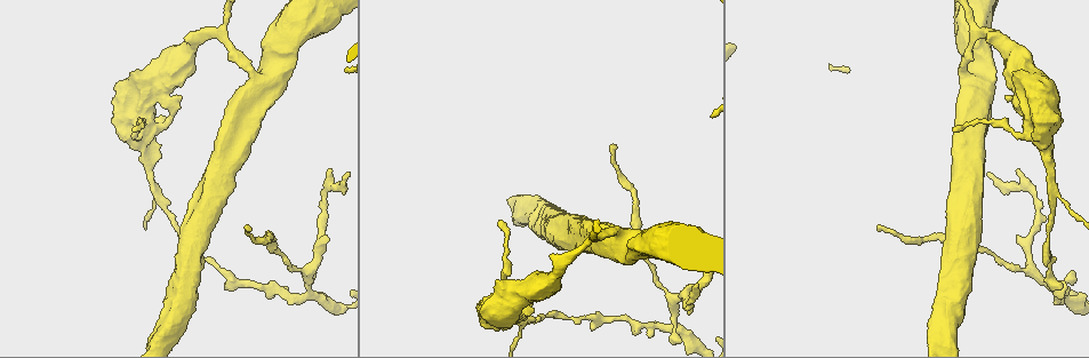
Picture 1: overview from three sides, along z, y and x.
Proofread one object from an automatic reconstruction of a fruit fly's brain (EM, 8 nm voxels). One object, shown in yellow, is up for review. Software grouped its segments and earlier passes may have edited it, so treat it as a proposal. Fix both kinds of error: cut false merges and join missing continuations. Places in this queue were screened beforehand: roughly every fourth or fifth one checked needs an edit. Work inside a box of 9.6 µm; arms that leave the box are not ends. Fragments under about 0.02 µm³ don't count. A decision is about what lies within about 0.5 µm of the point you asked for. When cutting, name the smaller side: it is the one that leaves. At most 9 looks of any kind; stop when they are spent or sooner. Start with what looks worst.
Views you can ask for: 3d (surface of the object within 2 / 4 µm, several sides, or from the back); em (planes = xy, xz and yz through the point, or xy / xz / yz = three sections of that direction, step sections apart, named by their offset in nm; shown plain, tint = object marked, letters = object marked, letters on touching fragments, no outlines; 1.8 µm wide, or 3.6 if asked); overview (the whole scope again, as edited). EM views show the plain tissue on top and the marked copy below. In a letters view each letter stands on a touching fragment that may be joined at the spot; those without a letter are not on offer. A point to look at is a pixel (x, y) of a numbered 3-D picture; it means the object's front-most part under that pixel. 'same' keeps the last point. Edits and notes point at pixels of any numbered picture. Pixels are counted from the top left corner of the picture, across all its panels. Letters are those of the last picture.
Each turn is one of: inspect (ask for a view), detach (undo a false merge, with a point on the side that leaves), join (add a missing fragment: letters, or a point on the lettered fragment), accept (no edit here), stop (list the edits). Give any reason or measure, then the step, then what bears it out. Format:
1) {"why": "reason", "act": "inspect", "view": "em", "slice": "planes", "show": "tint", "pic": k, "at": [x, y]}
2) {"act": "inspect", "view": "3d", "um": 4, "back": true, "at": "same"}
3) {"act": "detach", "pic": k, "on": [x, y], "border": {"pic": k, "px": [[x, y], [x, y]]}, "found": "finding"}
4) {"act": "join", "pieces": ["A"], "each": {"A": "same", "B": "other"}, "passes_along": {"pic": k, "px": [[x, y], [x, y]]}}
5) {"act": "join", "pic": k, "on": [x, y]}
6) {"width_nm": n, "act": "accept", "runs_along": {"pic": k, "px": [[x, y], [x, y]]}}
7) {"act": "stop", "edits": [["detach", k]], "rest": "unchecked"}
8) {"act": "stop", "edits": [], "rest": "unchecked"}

{"why": "abrupt turn", "act": "inspect", "view": "em", "slice": "planes", "show": "letters", "pic": 1, "at": [306, 292]}

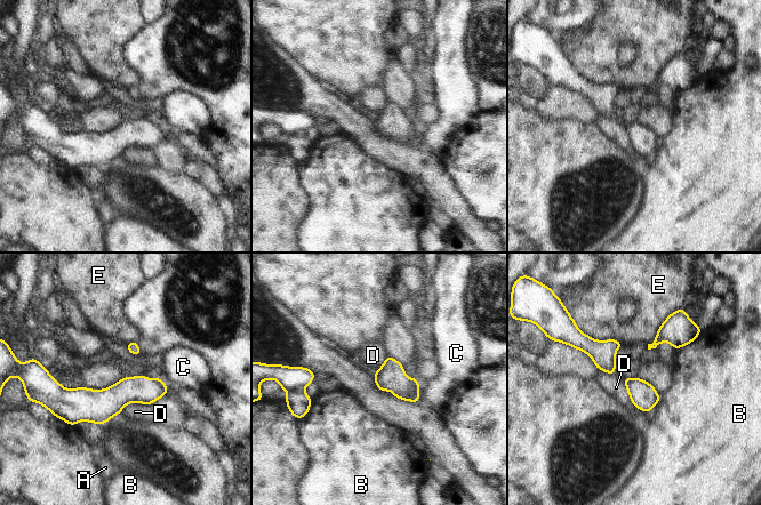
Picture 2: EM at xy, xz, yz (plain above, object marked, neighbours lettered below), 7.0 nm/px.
{"act": "accept", "each": {"A": "other", "B": "other", "C": "other", "D": "other", "E": "other"}, "runs_along": {"pic": 2, "px": [[55, 386], [67, 399], [163, 391]]}, "found": "all the same neuron"}

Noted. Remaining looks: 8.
{"why": "a fork", "act": "inspect", "view": "3d", "um": 4, "pic": 1, "at": [156, 191]}

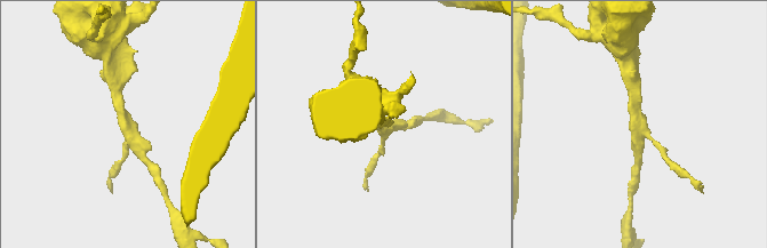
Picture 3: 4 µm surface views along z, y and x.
{"act": "inspect", "view": "em", "slice": "planes", "show": "letters", "pic": 3, "at": [639, 127]}

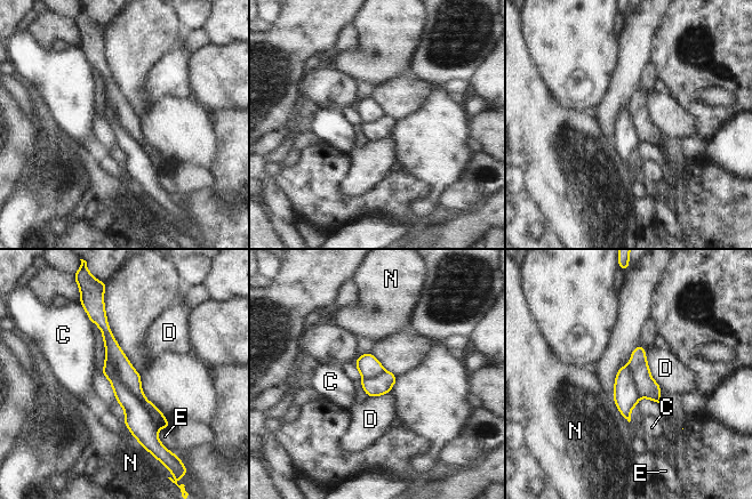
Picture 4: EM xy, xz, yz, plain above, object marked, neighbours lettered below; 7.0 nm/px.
{"act": "detach", "pic": 4, "on": [136, 419], "each": {"C": "other", "D": "other", "E": "other", "N": "other"}, "border": {"pic": 4, "px": [[105, 347], [118, 380], [158, 429]]}, "found": "a second neuron is stuck on"}

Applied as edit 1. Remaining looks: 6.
{"why": "abrupt turn", "act": "inspect", "view": "em", "um": 3.6, "slice": "yz", "step": 4, "show": "tint", "pic": 1, "at": [256, 79]}

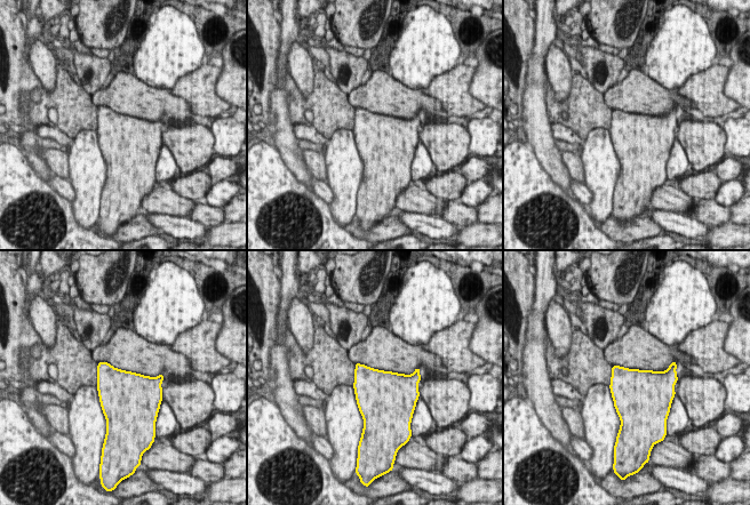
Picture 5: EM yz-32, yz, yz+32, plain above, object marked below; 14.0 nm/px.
{"why": "cut it another way", "act": "inspect", "view": "em", "um": 3.6, "slice": "planes", "show": "letters", "at": "same"}

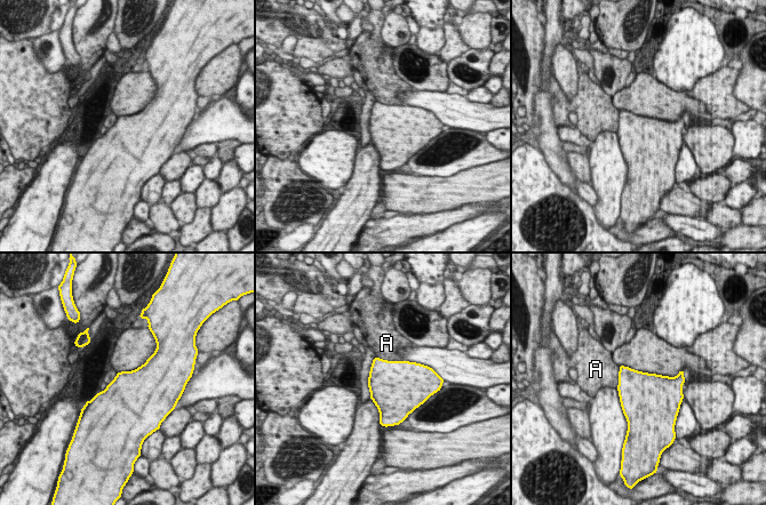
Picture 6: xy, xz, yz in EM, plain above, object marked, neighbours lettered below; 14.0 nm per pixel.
{"act": "accept", "each": {"A": "other"}, "border": {"pic": 6, "px": [[376, 357], [383, 360], [406, 361]]}, "found": "continuous, no second neuron"}

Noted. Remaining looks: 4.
{"act": "stop", "edits": [["detach", 4]], "rest": "unchecked"}

